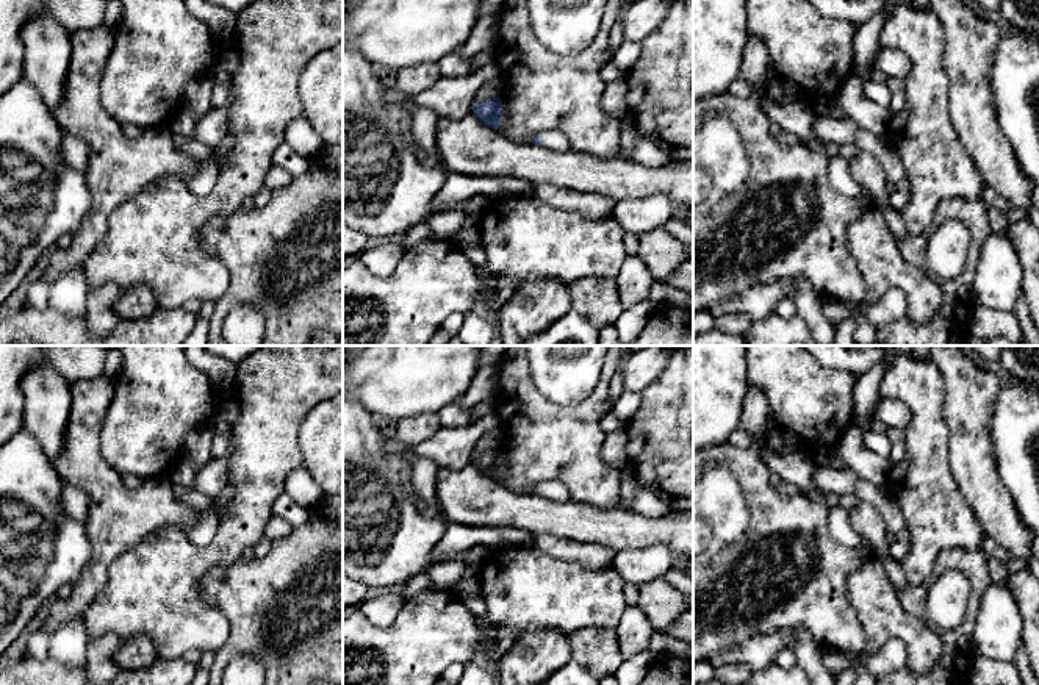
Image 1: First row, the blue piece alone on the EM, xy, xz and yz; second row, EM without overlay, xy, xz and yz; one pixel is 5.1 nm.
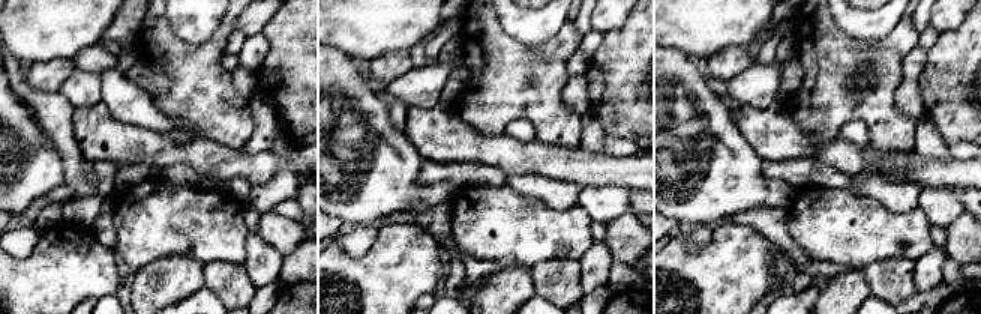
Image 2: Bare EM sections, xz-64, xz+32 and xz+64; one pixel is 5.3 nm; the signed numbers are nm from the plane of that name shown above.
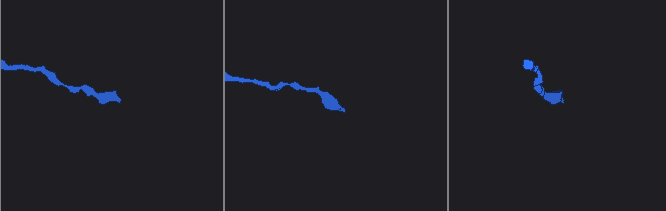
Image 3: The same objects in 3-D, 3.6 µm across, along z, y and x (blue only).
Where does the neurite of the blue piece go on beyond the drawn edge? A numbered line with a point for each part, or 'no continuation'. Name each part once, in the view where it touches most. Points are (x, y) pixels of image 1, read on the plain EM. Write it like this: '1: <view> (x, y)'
1: xz (556, 491)

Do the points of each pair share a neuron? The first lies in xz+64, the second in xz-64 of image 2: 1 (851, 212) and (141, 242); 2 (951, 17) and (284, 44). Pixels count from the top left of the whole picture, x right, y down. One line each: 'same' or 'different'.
1: same
2: different

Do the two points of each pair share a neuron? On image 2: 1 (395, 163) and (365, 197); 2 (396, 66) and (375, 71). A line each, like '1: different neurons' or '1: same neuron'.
1: same neuron
2: same neuron

